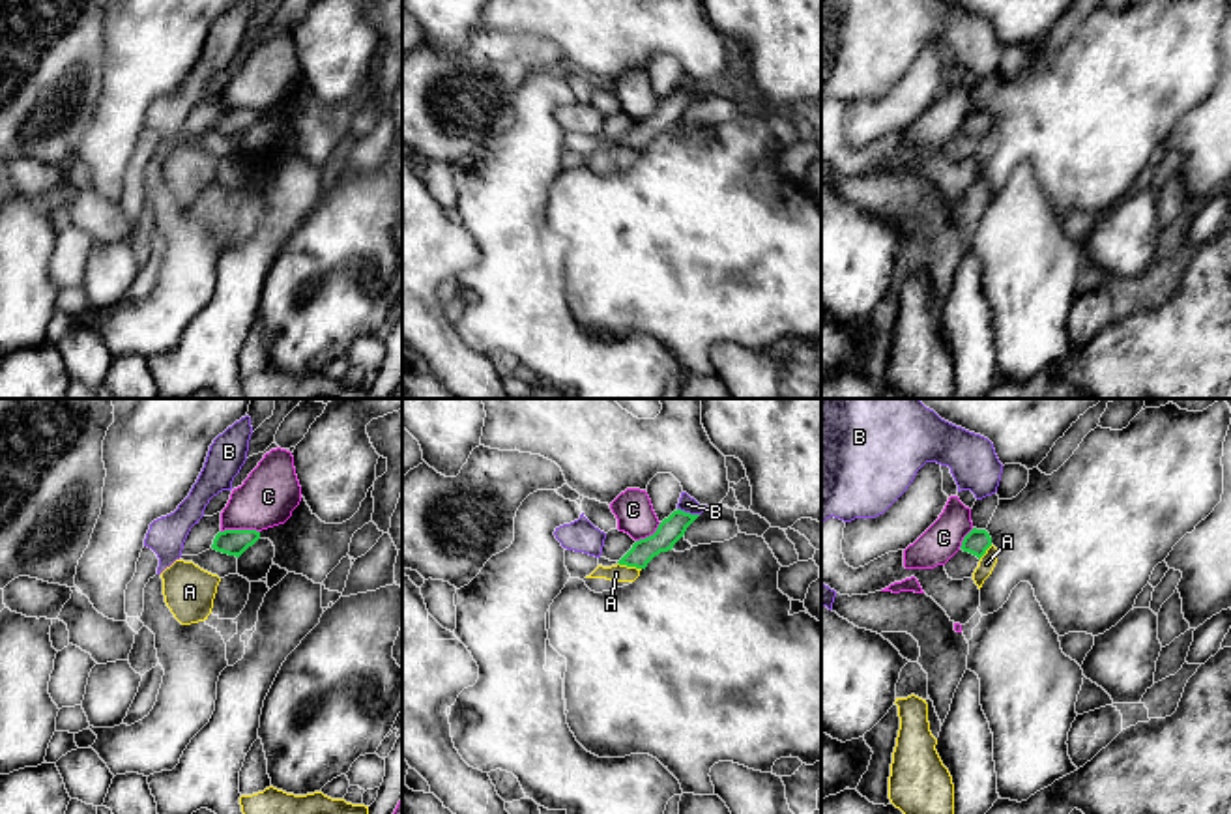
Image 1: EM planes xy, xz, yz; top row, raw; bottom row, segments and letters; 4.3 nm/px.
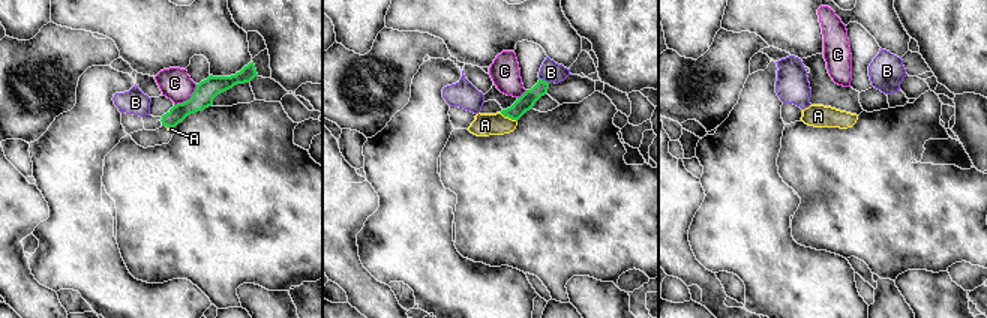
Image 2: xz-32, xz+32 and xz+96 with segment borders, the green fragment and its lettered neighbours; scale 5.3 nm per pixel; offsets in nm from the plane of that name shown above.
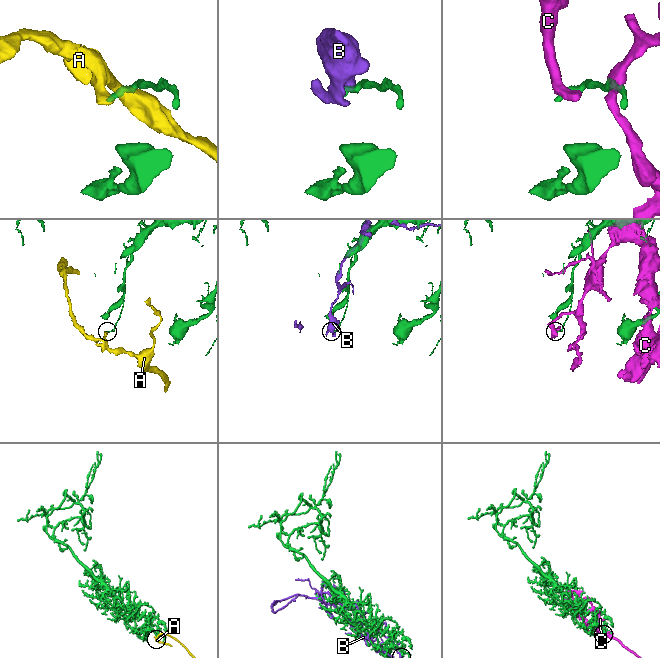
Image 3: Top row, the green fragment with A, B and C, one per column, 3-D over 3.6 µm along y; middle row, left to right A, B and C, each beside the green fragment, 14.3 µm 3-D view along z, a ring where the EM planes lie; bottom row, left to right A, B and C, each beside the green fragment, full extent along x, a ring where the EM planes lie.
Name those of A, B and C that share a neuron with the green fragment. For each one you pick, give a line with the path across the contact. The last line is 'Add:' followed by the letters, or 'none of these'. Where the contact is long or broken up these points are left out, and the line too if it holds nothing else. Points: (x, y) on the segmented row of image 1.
Add: none of these

